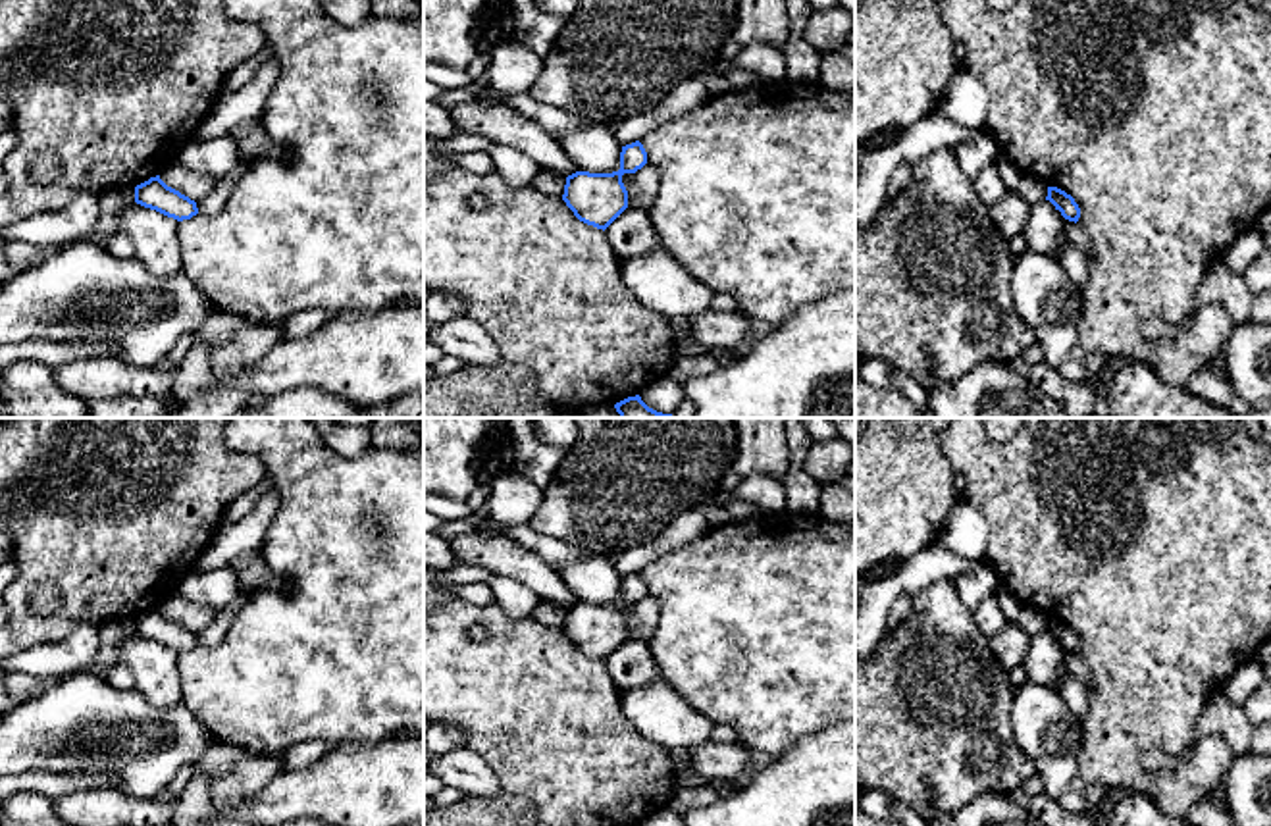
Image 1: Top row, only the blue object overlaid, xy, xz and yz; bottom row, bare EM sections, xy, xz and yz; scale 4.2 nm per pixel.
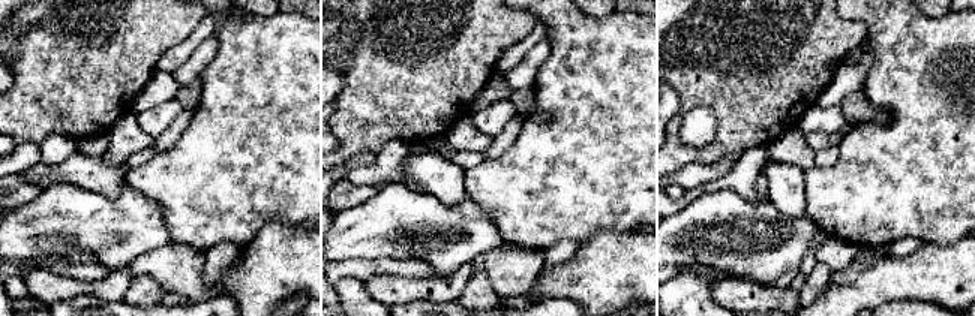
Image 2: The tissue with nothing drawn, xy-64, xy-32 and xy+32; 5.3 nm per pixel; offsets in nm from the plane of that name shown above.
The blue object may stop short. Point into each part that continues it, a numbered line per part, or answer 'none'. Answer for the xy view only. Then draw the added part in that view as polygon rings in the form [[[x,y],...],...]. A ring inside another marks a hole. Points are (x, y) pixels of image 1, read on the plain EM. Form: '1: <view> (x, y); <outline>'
none

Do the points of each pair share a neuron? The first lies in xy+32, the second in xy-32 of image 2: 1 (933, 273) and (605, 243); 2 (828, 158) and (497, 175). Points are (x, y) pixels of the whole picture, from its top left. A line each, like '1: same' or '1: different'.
1: same
2: different

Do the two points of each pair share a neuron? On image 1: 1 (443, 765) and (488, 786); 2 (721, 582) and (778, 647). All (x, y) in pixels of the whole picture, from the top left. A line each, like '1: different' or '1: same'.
1: same
2: same

